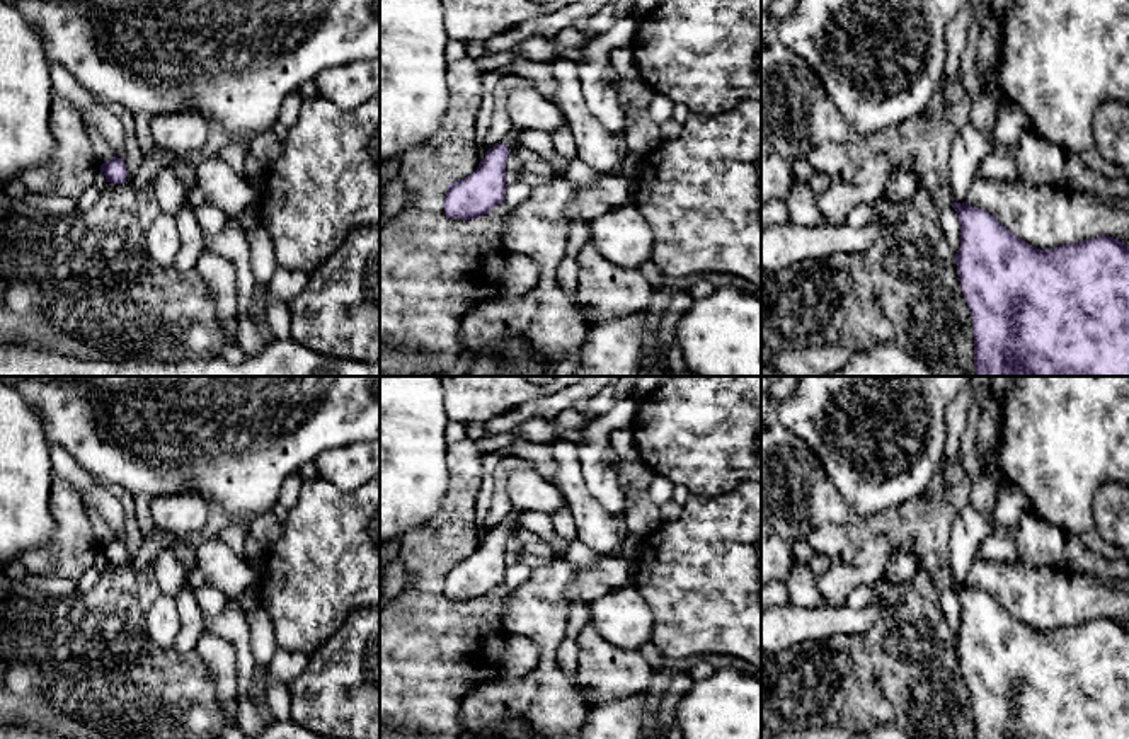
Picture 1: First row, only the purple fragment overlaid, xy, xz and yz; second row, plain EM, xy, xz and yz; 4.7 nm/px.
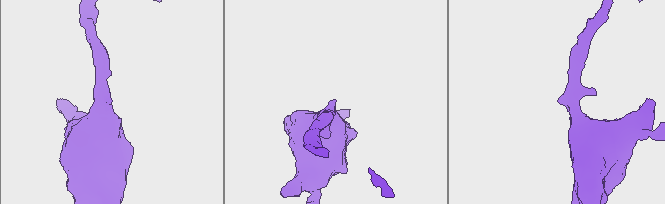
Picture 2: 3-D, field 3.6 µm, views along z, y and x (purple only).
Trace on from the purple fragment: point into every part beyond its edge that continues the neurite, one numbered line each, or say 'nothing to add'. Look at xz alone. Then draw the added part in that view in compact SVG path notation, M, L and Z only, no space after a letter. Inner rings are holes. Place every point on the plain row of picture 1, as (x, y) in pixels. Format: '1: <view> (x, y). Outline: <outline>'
1: xz (511, 521). Outline: M513 511L509 516L506 516L506 519L504 519L504 526L509 530L509 531L516 531L518 528L519 528L519 524L518 524L518 514L519 514L519 511Z

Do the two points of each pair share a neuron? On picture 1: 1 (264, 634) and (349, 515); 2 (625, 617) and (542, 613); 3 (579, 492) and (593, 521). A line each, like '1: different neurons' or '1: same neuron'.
1: different neurons
2: different neurons
3: same neuron

